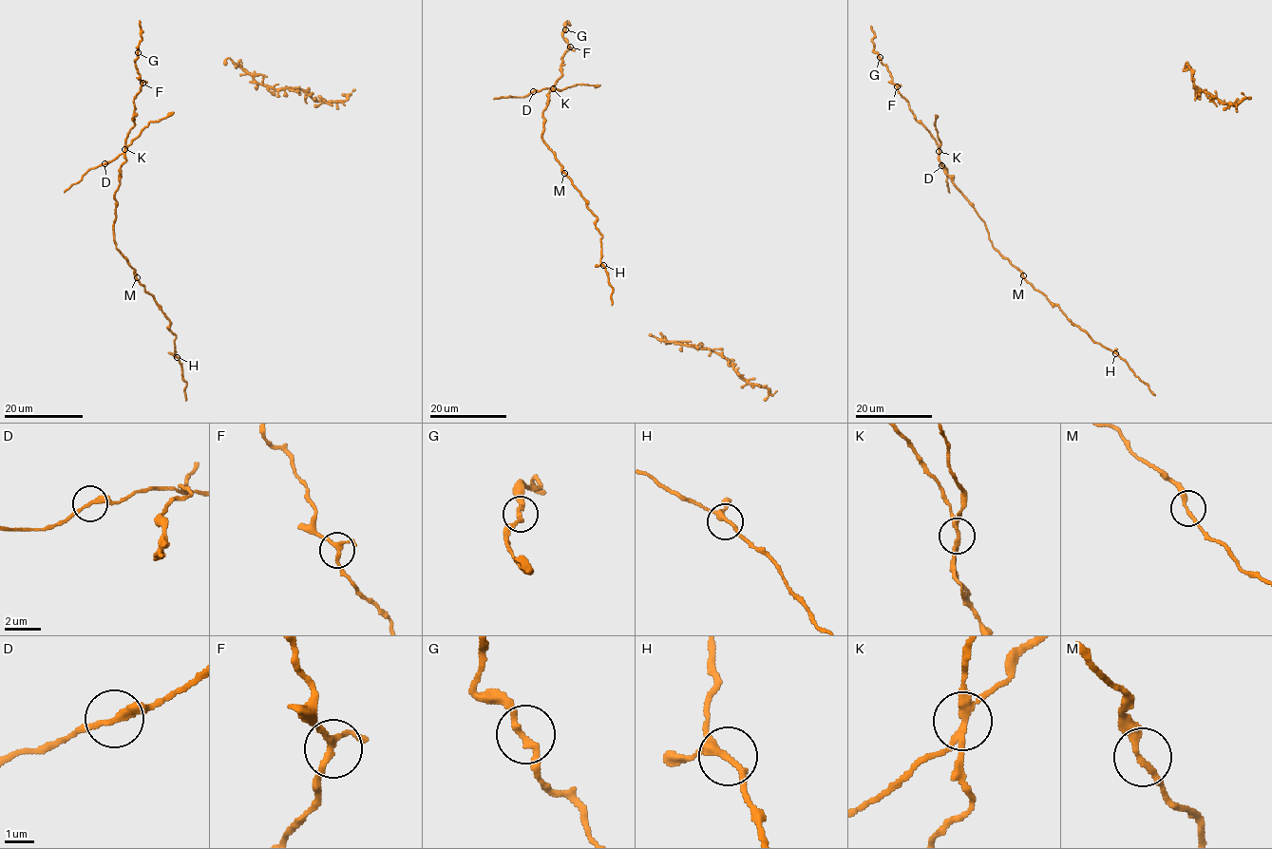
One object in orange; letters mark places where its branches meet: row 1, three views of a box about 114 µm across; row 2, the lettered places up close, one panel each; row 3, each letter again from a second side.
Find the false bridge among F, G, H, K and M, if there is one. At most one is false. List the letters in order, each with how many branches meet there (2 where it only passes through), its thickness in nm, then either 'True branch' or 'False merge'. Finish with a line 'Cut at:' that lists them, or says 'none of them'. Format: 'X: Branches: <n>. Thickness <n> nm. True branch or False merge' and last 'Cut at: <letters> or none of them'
F: Branches: 3. Thickness 190 nm. True branch
G: Branches: 2. Thickness 200 nm. True branch
H: Branches: 3. Thickness 240 nm. True branch
K: Branches: 4. Thickness 200 nm. False merge
M: Branches: 2. Thickness 200 nm. True branch
Cut at: K

